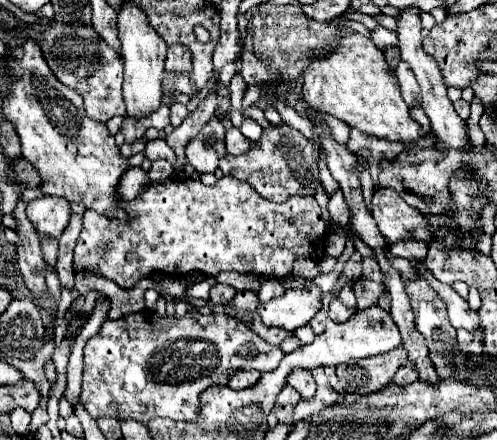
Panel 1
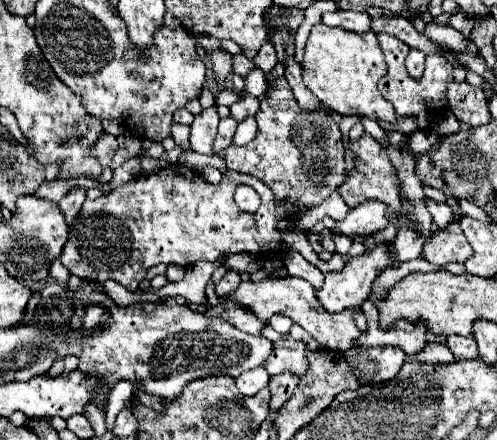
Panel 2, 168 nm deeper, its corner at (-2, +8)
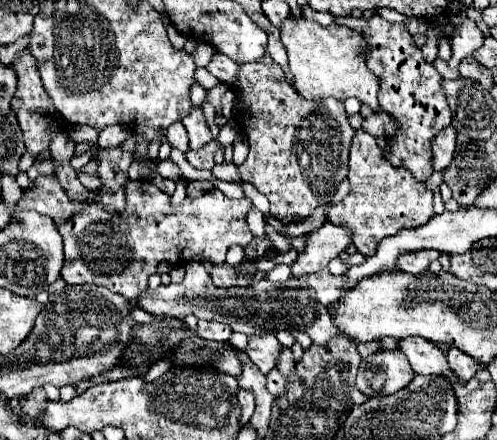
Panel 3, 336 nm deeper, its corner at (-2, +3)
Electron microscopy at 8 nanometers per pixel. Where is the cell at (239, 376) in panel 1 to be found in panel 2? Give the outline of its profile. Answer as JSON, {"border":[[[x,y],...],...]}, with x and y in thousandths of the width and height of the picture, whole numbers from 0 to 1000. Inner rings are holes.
{"border":[[[511,836],[511,841],[499,841],[499,845],[487,845],[479,859],[475,859],[475,873],[479,873],[479,886],[487,900],[511,900],[519,895],[527,882],[539,877],[539,845],[531,836]]]}

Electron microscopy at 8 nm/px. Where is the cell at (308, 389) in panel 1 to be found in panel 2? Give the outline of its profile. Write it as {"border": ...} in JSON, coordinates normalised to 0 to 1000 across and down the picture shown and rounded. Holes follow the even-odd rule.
{"border":[[[567,764],[563,773],[551,777],[551,800],[543,805],[543,818],[535,818],[531,836],[539,841],[539,850],[584,841],[608,855],[620,836],[616,782],[608,773],[592,773],[588,764]]]}

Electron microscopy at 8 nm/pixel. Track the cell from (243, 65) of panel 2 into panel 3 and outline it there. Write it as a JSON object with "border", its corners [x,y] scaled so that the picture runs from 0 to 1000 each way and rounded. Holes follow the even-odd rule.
{"border":[[[431,125],[423,148],[419,148],[419,161],[439,175],[443,184],[475,184],[475,170],[479,170],[479,148],[471,139],[463,139],[463,130],[455,125]]]}

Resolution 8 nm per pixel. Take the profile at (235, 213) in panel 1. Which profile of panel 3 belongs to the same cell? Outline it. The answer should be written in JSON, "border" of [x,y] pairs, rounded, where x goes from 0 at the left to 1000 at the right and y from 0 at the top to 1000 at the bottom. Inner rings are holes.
{"border":[[[258,411],[254,420],[254,475],[245,484],[217,484],[197,461],[181,461],[165,475],[165,484],[117,511],[129,539],[129,607],[125,634],[141,648],[193,643],[209,648],[229,666],[249,670],[262,689],[278,684],[282,666],[298,657],[298,630],[314,620],[314,607],[326,598],[338,602],[374,602],[386,589],[419,593],[423,602],[447,602],[455,570],[463,557],[495,561],[511,534],[499,520],[495,484],[507,475],[507,457],[499,448],[463,452],[439,430],[423,430],[398,448],[378,443],[362,466],[346,466],[346,443],[322,434],[306,411]]]}

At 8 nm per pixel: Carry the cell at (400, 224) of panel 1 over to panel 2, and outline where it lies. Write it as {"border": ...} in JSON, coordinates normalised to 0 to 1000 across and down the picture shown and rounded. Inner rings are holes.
{"border":[[[740,455],[704,477],[692,500],[676,505],[668,527],[680,536],[716,541],[716,536],[744,536],[748,527],[761,527],[777,514],[781,514],[777,464],[761,455]]]}

